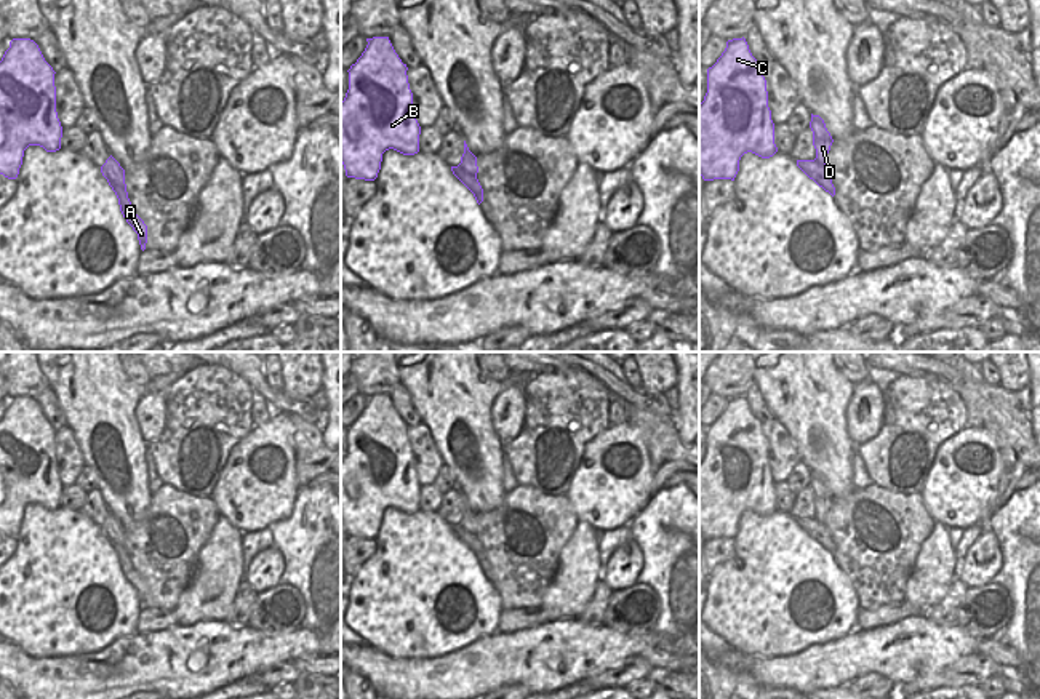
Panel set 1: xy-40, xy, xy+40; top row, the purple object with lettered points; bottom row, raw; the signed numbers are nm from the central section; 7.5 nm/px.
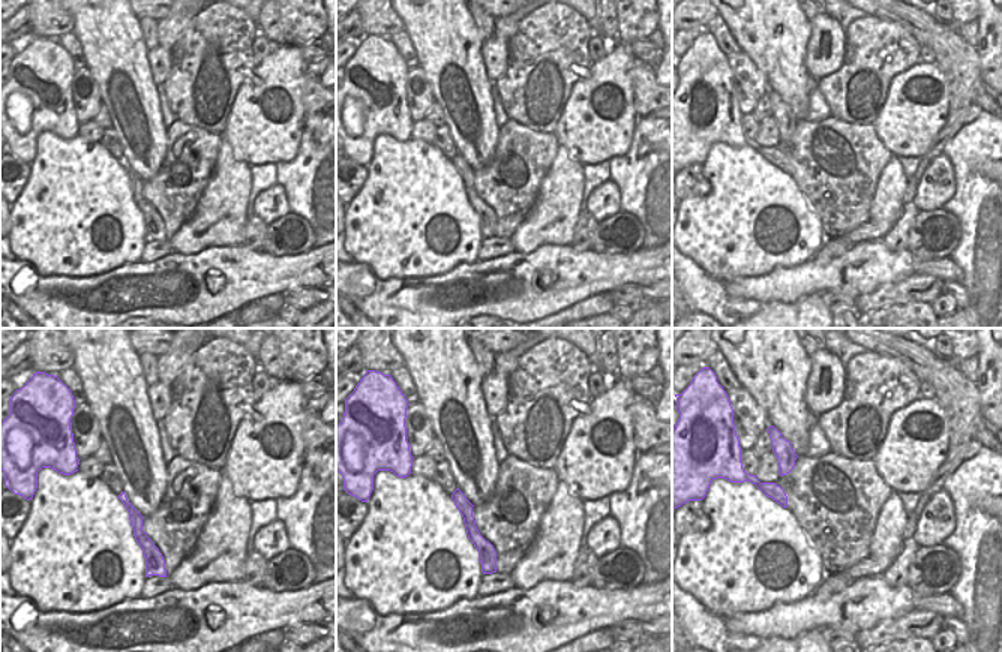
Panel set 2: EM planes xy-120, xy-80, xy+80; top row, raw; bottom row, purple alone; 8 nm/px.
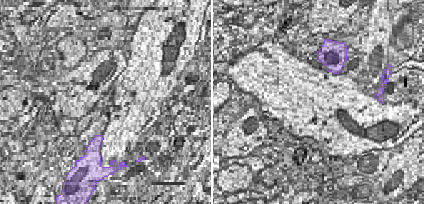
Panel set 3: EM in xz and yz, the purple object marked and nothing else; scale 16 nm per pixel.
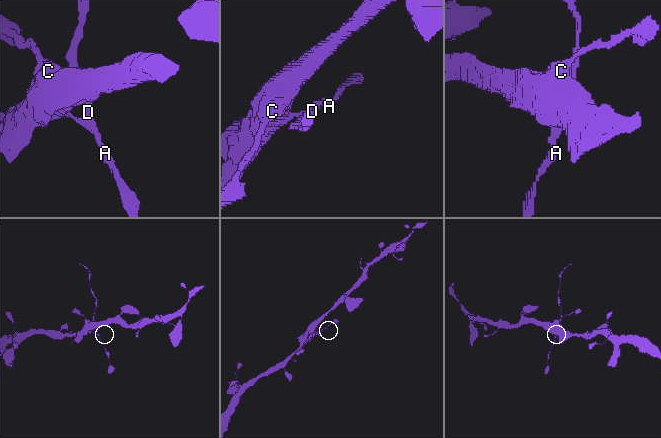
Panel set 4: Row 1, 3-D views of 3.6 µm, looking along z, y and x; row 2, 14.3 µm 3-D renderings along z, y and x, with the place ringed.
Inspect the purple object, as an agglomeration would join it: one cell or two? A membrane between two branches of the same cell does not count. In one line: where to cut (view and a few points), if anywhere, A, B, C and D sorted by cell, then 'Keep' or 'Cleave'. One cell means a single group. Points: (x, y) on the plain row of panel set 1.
Split along xy+40 (824, 514), (821, 520), (815, 519). Groups: A B C / D. Cleave

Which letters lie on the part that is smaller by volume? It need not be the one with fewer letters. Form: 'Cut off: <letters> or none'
Cut off: D

